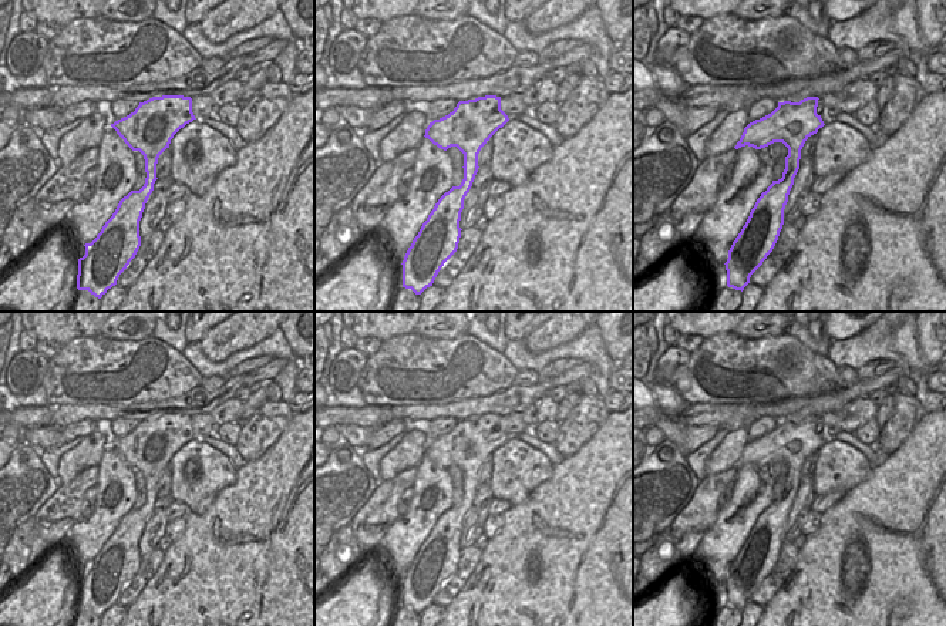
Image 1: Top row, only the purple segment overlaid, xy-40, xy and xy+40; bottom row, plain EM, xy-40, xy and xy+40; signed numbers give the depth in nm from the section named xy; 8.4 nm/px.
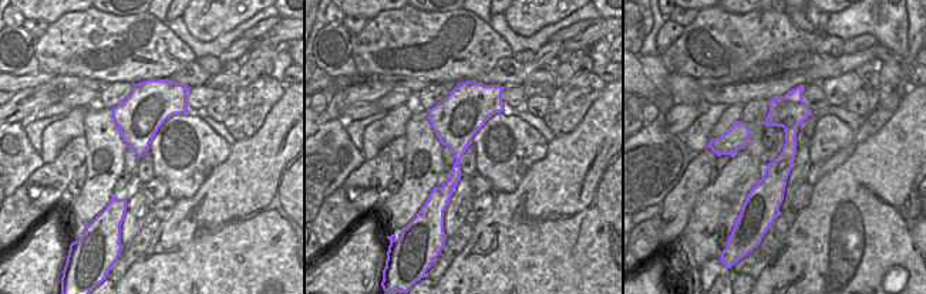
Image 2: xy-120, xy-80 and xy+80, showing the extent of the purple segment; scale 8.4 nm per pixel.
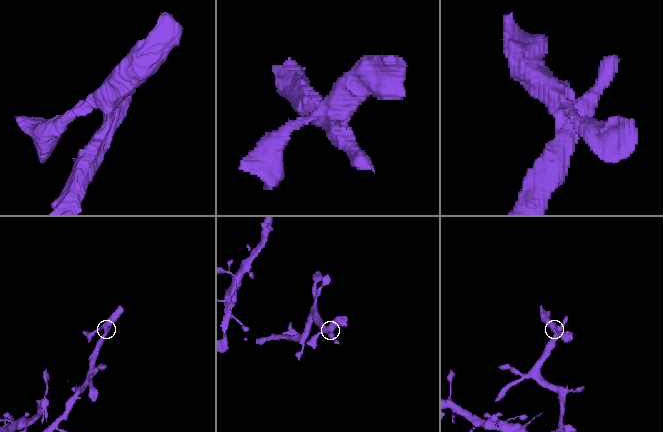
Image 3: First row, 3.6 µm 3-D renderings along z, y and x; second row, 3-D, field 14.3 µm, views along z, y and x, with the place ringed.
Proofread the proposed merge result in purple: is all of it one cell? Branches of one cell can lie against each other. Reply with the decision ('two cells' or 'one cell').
two cells

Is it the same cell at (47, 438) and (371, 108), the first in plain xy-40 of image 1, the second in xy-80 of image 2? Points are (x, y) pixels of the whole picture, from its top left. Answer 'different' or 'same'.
same

